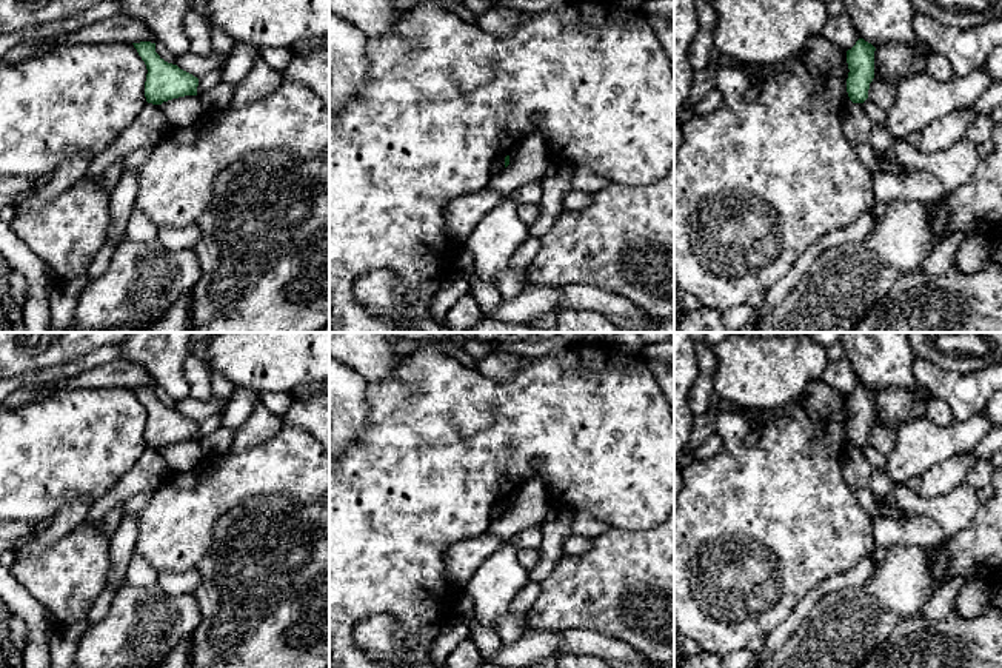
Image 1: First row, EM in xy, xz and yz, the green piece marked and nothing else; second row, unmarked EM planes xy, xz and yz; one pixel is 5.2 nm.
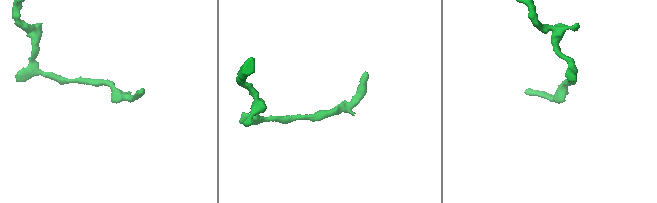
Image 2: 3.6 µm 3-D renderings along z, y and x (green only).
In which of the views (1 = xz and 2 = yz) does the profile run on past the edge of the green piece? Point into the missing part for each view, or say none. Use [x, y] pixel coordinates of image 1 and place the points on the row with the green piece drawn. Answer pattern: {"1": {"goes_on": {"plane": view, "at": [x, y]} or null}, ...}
{"1": {"goes_on": null}, "2": {"goes_on": null}}

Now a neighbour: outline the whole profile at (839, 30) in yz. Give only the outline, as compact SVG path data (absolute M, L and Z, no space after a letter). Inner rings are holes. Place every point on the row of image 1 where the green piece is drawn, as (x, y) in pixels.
M847 12L831 17L822 34L845 51L851 49L859 40L857 31Z

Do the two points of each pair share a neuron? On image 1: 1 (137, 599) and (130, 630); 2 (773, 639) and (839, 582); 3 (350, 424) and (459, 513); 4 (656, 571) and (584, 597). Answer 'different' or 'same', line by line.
1: same
2: same
3: different
4: same

